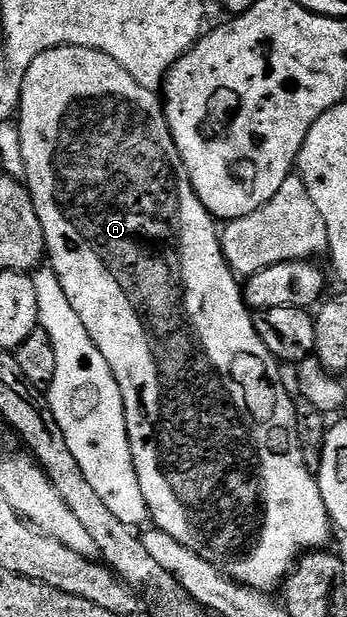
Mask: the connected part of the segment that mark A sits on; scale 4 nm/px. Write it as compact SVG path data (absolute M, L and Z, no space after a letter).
M56 47L39 53L39 57L35 57L35 61L31 61L21 86L20 119L21 124L18 125L17 131L21 134L21 159L25 162L23 179L28 186L29 195L33 199L35 213L39 217L39 225L43 225L47 263L59 277L59 285L63 285L63 293L67 293L67 301L71 301L71 309L75 309L75 313L79 313L79 321L83 321L83 329L87 329L91 341L95 341L95 349L99 349L99 353L103 353L107 365L111 365L111 373L115 373L115 381L119 381L119 389L123 393L123 409L127 421L131 457L135 461L135 471L139 473L139 487L143 489L143 497L147 501L152 526L170 534L181 545L191 549L191 553L198 554L199 557L210 562L215 569L221 571L227 578L231 578L237 583L245 584L266 593L272 592L272 587L280 588L283 580L293 570L302 553L308 553L326 546L325 542L329 539L329 531L331 532L331 520L327 513L327 505L323 505L323 493L317 484L317 476L307 469L303 449L299 445L295 399L289 396L289 391L285 388L284 381L281 380L280 369L282 370L282 368L279 366L279 361L269 352L267 345L263 345L263 341L257 332L257 326L253 324L254 312L245 303L242 284L239 279L237 283L236 277L233 276L234 268L225 260L225 254L221 252L218 224L215 222L213 214L208 211L203 205L203 201L195 193L195 189L189 180L185 161L173 140L173 134L169 128L169 122L165 116L165 109L158 92L143 89L143 85L139 85L139 81L135 81L135 77L131 77L131 73L127 73L127 69L123 69L123 65L119 65L119 61L115 61L115 57L107 57L107 53L99 53L95 49L87 49L86 47Z

